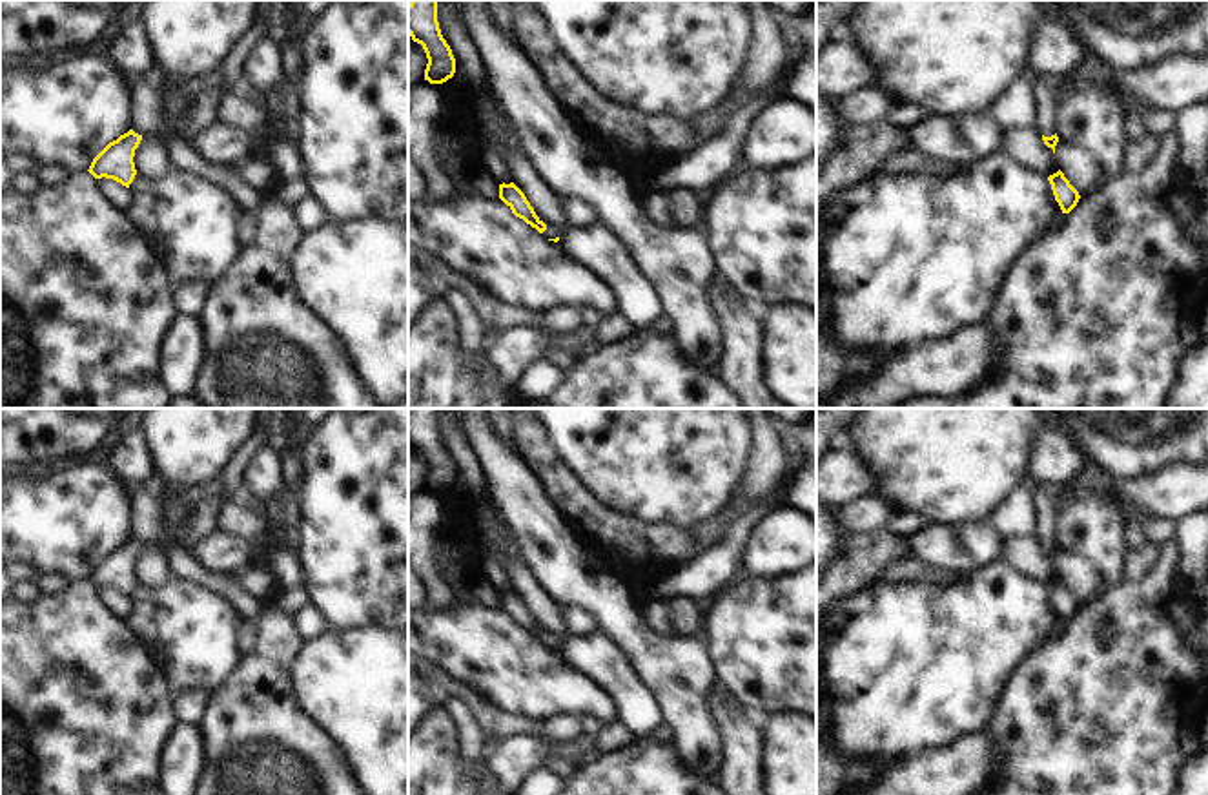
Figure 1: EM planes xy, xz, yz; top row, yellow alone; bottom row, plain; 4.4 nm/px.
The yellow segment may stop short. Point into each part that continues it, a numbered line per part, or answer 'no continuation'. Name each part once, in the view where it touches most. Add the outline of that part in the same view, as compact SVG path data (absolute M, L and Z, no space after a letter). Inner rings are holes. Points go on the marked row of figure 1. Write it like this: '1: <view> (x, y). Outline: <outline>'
1: yz (1044, 92). Outline: M1033 78L1033 97L1037 100L1037 129L1044 137L1055 135L1059 120L1059 95L1053 82Z

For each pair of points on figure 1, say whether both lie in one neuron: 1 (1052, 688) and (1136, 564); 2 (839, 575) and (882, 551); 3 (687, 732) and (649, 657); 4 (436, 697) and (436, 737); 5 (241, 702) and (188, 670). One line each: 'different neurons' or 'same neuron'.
1: different neurons
2: same neuron
3: same neuron
4: different neurons
5: different neurons

